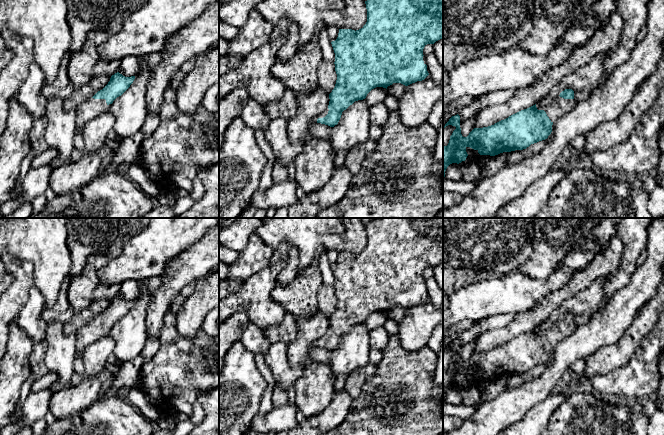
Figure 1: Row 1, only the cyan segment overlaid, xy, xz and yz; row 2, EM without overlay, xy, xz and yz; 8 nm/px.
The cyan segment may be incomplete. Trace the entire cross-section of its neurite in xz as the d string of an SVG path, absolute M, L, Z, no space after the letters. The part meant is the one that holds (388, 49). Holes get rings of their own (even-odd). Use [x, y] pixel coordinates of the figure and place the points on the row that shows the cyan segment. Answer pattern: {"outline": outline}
{"outline": "M367 0L365 1L367 9L367 22L359 30L352 29L339 29L338 37L335 41L332 41L332 47L335 53L335 71L337 74L337 80L334 89L329 94L329 105L327 108L318 116L313 118L315 123L321 123L334 127L338 124L342 112L346 110L355 101L363 100L367 94L376 87L386 88L393 83L401 83L408 86L417 81L424 80L428 75L427 65L423 61L423 49L427 44L434 44L436 41L443 38L443 0Z"}

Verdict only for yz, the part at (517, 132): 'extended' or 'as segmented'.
extended

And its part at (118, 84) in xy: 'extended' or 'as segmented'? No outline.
extended

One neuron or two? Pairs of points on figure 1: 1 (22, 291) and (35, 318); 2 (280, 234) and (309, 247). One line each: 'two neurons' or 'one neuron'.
1: two neurons
2: one neuron

